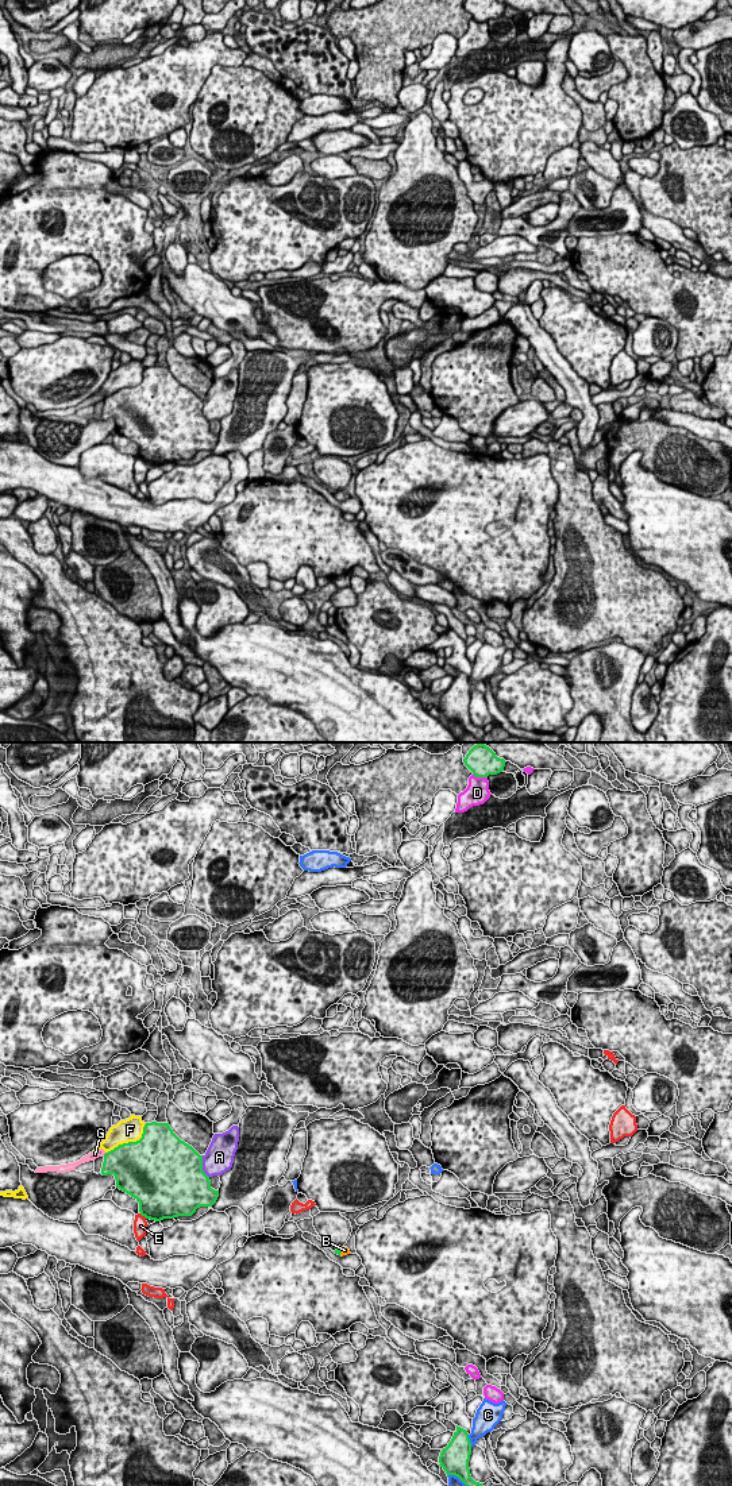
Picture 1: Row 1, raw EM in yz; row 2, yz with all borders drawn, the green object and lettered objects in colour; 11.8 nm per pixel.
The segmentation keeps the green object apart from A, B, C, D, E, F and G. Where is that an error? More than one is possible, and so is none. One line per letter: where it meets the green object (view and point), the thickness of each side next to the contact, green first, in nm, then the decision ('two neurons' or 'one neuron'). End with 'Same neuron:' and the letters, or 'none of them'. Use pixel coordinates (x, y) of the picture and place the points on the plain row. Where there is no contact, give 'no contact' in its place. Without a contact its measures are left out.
A: contact yz (201, 410); calibres 500 and 340 nm; two neurons
B: contact yz (341, 496); calibres 70 and 90 nm; one neuron
C: contact yz (469, 684); calibres 340 and 240 nm; two neurons
D: contact yz (480, 20); calibres 260 and 280 nm; two neurons
E: contact yz (143, 459); calibres 460 and 160 nm; two neurons
F: contact yz (130, 386); calibres 500 and 280 nm; two neurons
G: contact yz (104, 398); calibres 380 and 100 nm; two neurons
Same neuron: B

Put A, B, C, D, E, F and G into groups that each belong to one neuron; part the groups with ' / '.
A / B / C / D / E / F / G

